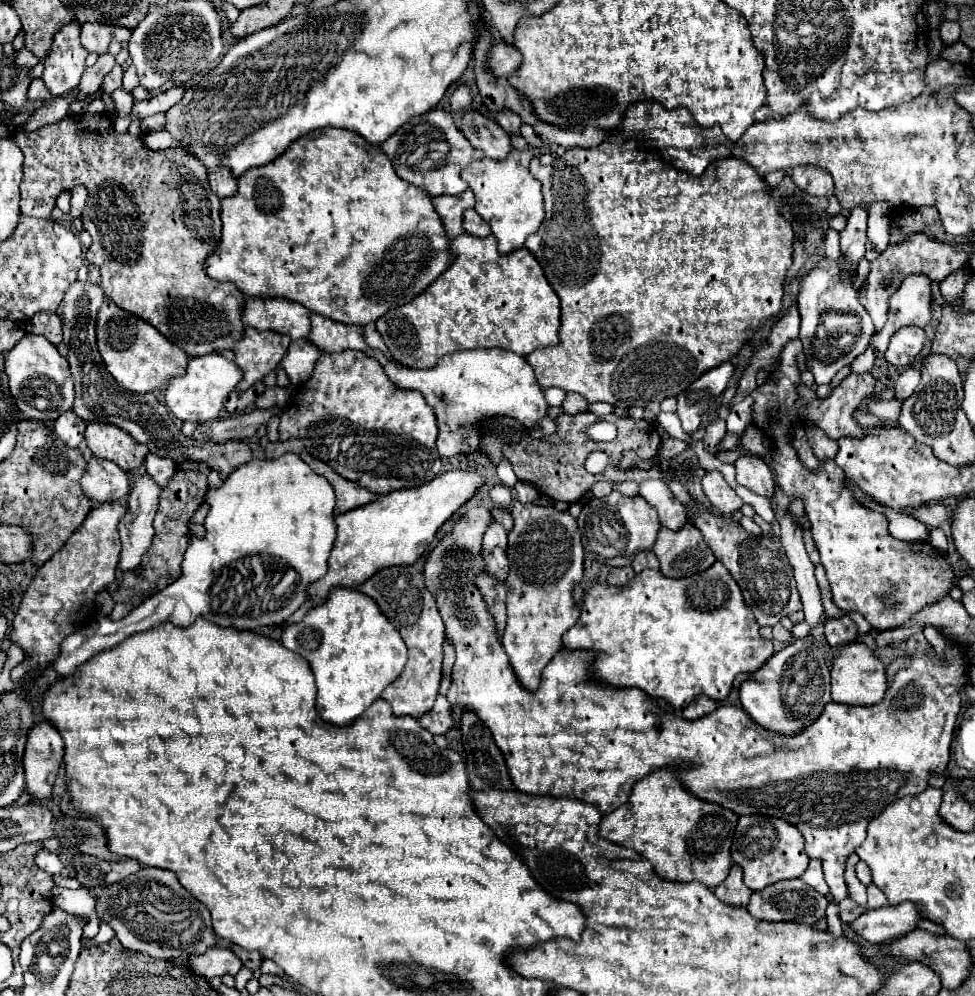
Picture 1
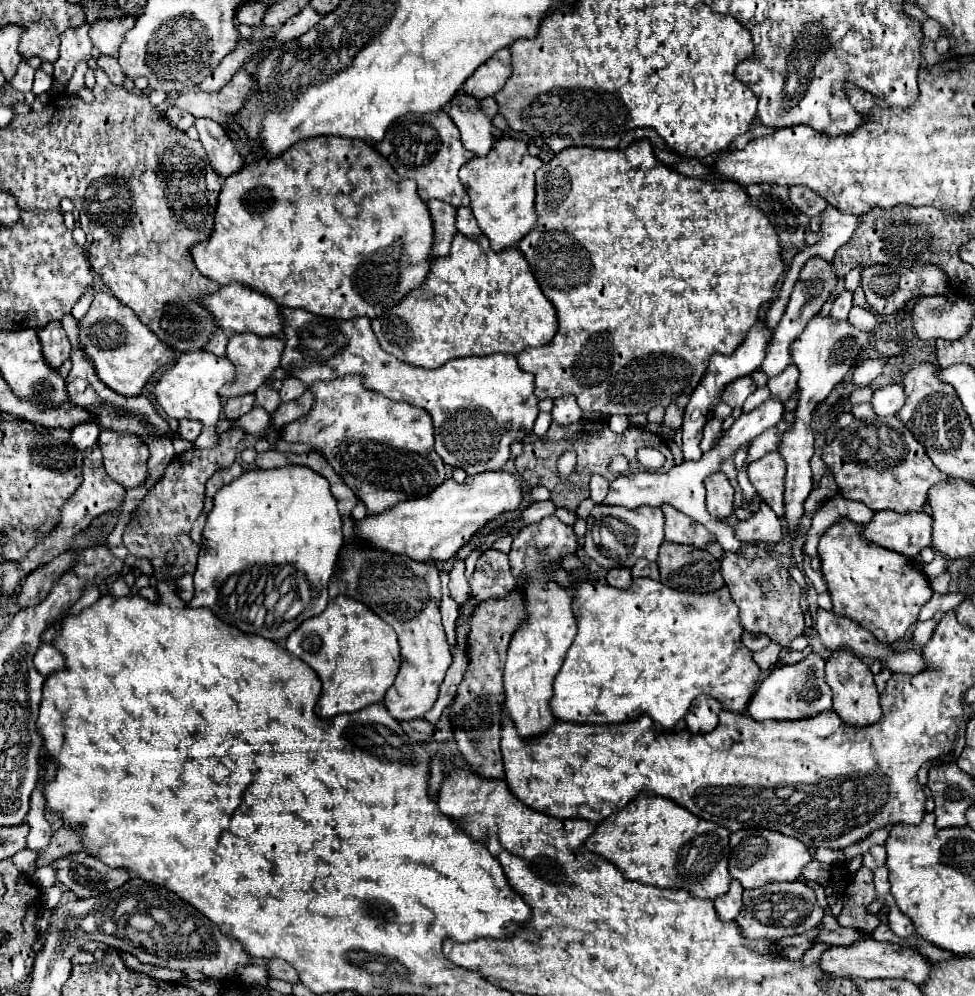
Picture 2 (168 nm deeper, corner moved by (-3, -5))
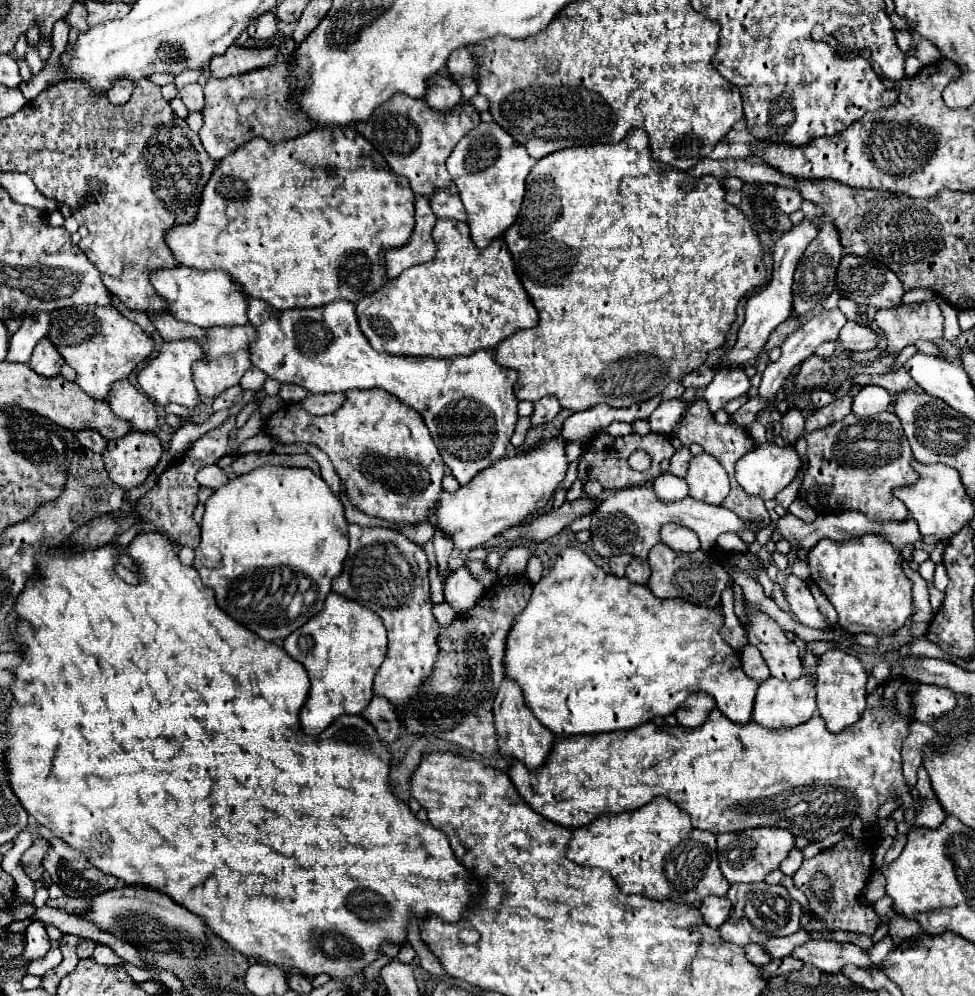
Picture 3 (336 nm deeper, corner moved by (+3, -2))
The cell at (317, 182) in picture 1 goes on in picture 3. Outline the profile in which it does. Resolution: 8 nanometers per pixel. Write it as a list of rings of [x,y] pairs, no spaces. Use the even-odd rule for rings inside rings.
[[[314,128],[294,140],[286,140],[280,144],[268,144],[264,138],[254,138],[242,148],[238,148],[234,154],[220,160],[218,168],[212,172],[212,178],[208,186],[202,192],[202,204],[198,210],[198,216],[192,224],[176,226],[166,234],[166,244],[170,246],[174,258],[178,264],[194,268],[194,270],[222,270],[226,272],[236,284],[240,284],[250,296],[260,298],[268,302],[276,310],[288,310],[288,308],[318,308],[324,304],[330,304],[334,300],[348,300],[358,302],[364,296],[378,292],[386,282],[386,252],[388,248],[402,248],[408,244],[412,230],[414,230],[414,192],[406,178],[396,176],[392,170],[388,170],[386,160],[376,152],[376,148],[360,136],[354,128]]]

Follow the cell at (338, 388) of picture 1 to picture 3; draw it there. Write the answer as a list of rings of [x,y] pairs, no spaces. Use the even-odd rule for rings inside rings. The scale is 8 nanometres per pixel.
[[[379,388],[346,392],[344,404],[326,416],[310,416],[296,404],[284,404],[276,414],[266,420],[264,432],[278,438],[284,444],[306,442],[324,450],[330,462],[336,468],[336,474],[342,478],[348,490],[350,502],[364,514],[376,516],[388,522],[406,522],[418,524],[428,520],[430,508],[438,502],[442,492],[444,462],[438,448],[432,442],[432,436],[422,420],[422,416],[396,400],[396,396]]]

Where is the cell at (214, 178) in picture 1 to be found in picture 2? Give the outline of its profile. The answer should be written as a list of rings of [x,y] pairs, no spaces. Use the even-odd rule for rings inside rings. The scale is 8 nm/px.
[[[196,119],[194,127],[200,133],[200,141],[208,153],[212,167],[220,173],[220,177],[238,171],[244,165],[244,159],[236,153],[232,141],[226,137],[224,129],[212,119]]]

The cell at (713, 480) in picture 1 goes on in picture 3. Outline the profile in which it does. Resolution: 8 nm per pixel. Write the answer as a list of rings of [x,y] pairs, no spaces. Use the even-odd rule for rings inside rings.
[[[700,454],[690,460],[686,482],[690,486],[690,496],[708,504],[720,506],[728,496],[730,482],[726,470],[710,454]]]

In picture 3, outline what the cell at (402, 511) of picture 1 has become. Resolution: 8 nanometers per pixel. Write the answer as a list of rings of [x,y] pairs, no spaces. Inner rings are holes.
[[[556,436],[532,452],[498,460],[484,468],[484,472],[478,472],[468,486],[460,486],[454,494],[442,490],[440,500],[428,516],[430,522],[438,524],[438,530],[448,536],[458,550],[470,550],[486,544],[490,538],[520,524],[526,516],[546,506],[556,486],[564,480],[568,468],[564,446],[566,440]]]

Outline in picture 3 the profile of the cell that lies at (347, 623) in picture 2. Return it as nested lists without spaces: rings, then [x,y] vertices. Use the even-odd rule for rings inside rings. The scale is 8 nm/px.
[[[330,592],[324,608],[284,640],[284,650],[310,674],[310,694],[300,710],[306,734],[320,734],[342,714],[360,714],[374,696],[374,676],[386,656],[386,628],[372,610]]]

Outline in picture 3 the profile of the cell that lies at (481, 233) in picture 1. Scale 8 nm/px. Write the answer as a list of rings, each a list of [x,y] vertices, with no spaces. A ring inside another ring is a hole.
[[[436,192],[430,198],[430,206],[438,218],[452,218],[452,220],[466,222],[466,212],[464,212],[464,206],[460,204],[458,196],[452,196],[446,192]]]

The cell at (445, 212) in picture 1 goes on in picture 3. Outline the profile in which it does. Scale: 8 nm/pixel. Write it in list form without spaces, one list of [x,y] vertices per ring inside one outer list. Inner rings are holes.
[[[416,196],[416,228],[410,242],[402,248],[388,250],[386,254],[386,270],[388,276],[394,278],[402,270],[428,262],[436,254],[436,244],[432,240],[432,228],[436,224],[436,216],[430,208],[426,196]]]

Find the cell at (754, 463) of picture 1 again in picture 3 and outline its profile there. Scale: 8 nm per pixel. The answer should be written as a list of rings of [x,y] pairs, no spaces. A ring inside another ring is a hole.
[[[762,444],[756,446],[752,452],[748,452],[738,464],[736,464],[736,480],[744,488],[744,492],[760,496],[762,500],[774,500],[780,490],[784,490],[796,476],[800,468],[800,458],[794,448],[790,446],[776,446],[776,444]]]

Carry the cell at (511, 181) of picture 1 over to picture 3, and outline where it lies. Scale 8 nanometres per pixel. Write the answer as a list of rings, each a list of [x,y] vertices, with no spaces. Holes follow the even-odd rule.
[[[482,122],[456,144],[446,160],[446,168],[458,186],[460,200],[468,214],[470,236],[478,248],[486,248],[514,224],[522,208],[526,176],[534,164],[536,160],[528,156],[526,148],[494,122]]]

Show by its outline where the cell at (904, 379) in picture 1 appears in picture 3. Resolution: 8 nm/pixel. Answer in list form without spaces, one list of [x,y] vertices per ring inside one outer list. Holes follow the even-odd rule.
[[[862,386],[854,398],[852,412],[858,416],[874,416],[878,412],[886,412],[892,406],[892,396],[882,386]]]

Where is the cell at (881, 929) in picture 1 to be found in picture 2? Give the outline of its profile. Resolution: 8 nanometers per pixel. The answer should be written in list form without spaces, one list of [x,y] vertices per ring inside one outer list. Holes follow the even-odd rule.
[[[830,912],[824,915],[822,923],[818,925],[818,935],[814,939],[814,943],[828,943],[828,945],[850,945],[854,941],[860,941],[862,935],[856,929],[848,929],[838,925],[833,915]]]

